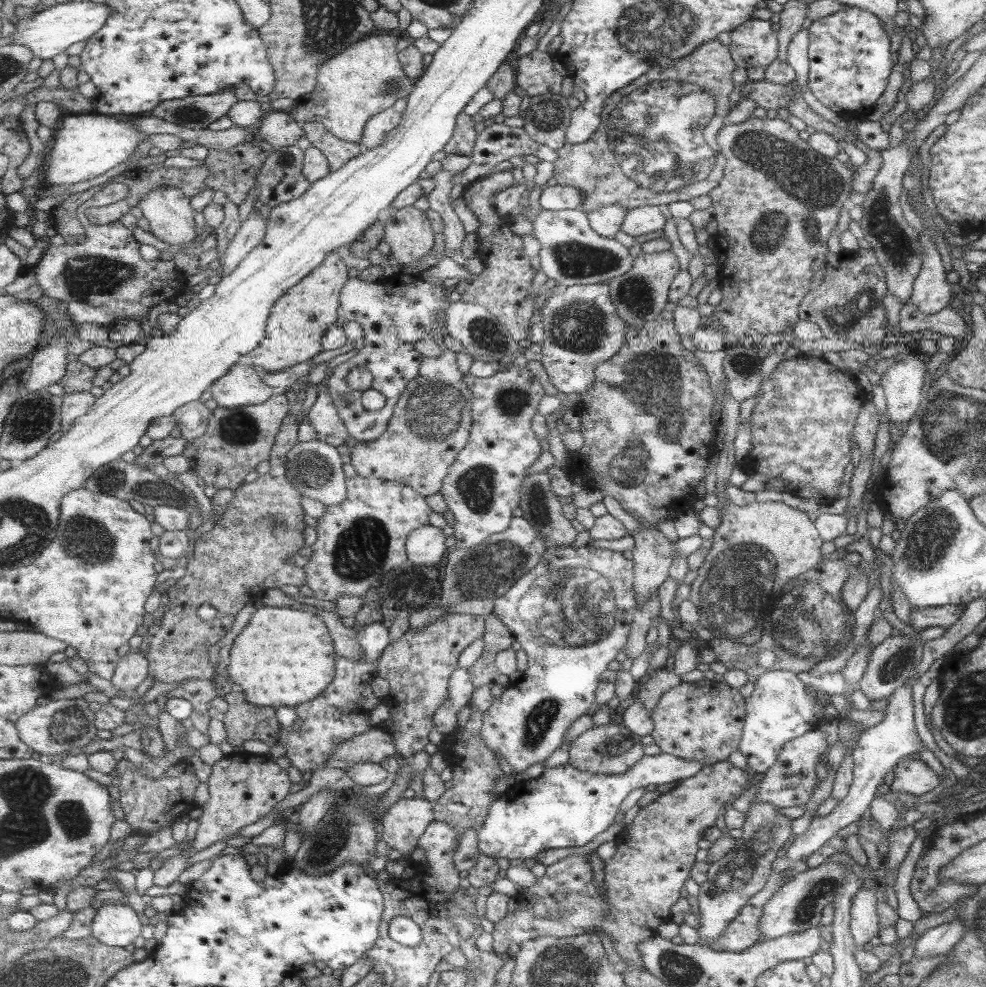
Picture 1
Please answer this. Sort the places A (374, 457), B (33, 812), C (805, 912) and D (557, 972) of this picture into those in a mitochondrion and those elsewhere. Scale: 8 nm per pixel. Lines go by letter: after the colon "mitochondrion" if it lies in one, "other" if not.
A: other
B: mitochondrion
C: mitochondrion
D: mitochondrion

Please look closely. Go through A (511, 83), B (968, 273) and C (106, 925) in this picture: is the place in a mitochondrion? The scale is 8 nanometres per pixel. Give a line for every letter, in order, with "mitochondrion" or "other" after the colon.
A: other
B: other
C: other

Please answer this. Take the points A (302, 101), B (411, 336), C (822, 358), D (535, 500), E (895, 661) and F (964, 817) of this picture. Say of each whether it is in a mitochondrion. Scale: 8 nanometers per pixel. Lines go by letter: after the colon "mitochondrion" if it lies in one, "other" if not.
A: other
B: other
C: other
D: mitochondrion
E: mitochondrion
F: other

